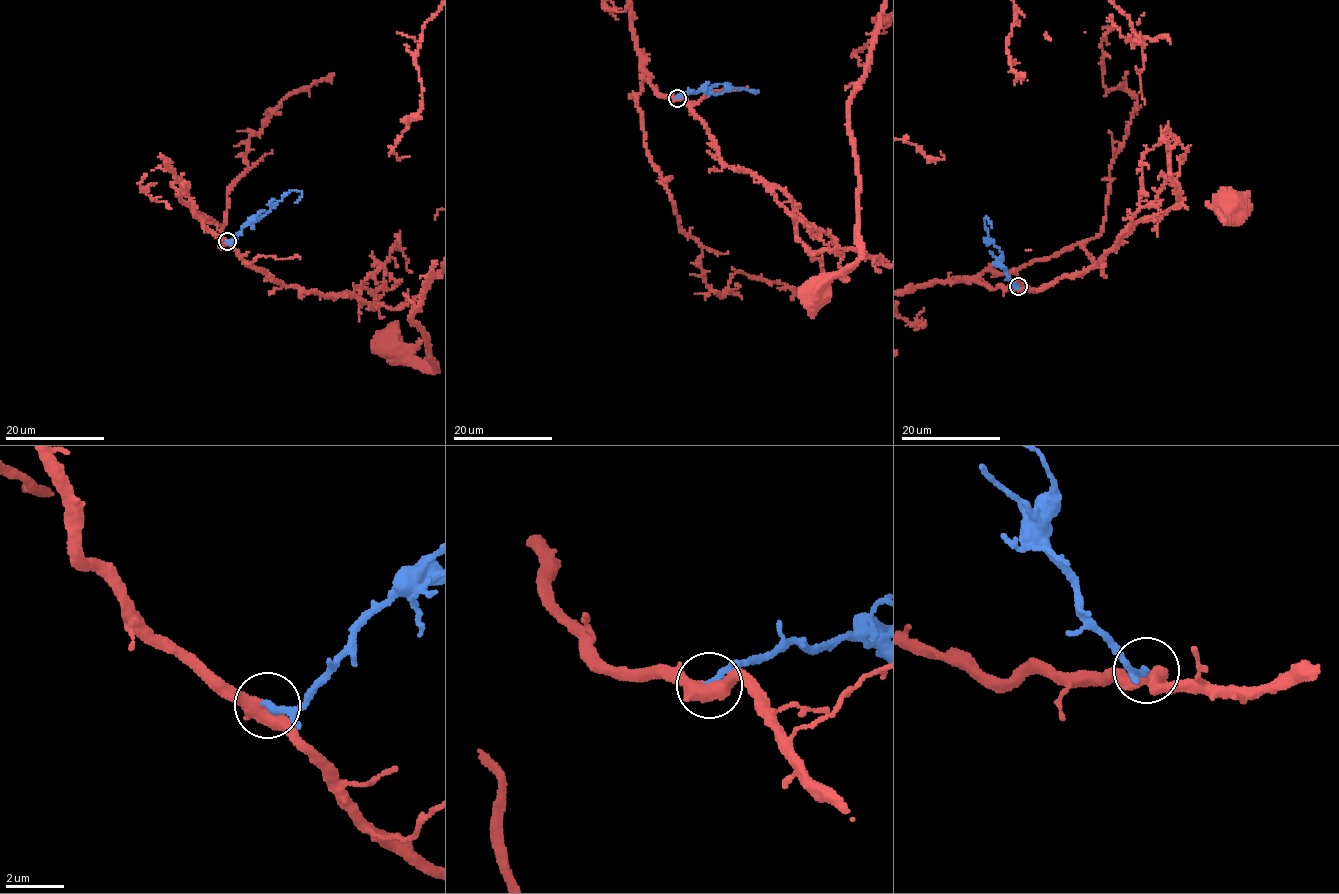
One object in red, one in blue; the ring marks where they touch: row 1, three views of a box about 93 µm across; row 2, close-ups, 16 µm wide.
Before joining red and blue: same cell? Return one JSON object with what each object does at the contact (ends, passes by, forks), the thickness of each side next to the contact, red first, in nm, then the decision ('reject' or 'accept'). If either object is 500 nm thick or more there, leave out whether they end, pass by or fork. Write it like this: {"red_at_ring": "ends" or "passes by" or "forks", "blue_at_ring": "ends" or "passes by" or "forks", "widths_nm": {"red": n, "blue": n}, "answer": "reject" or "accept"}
{"red_at_ring": "passes by", "blue_at_ring": "ends", "widths_nm": {"red": 460, "blue": 240}, "answer": "accept"}

